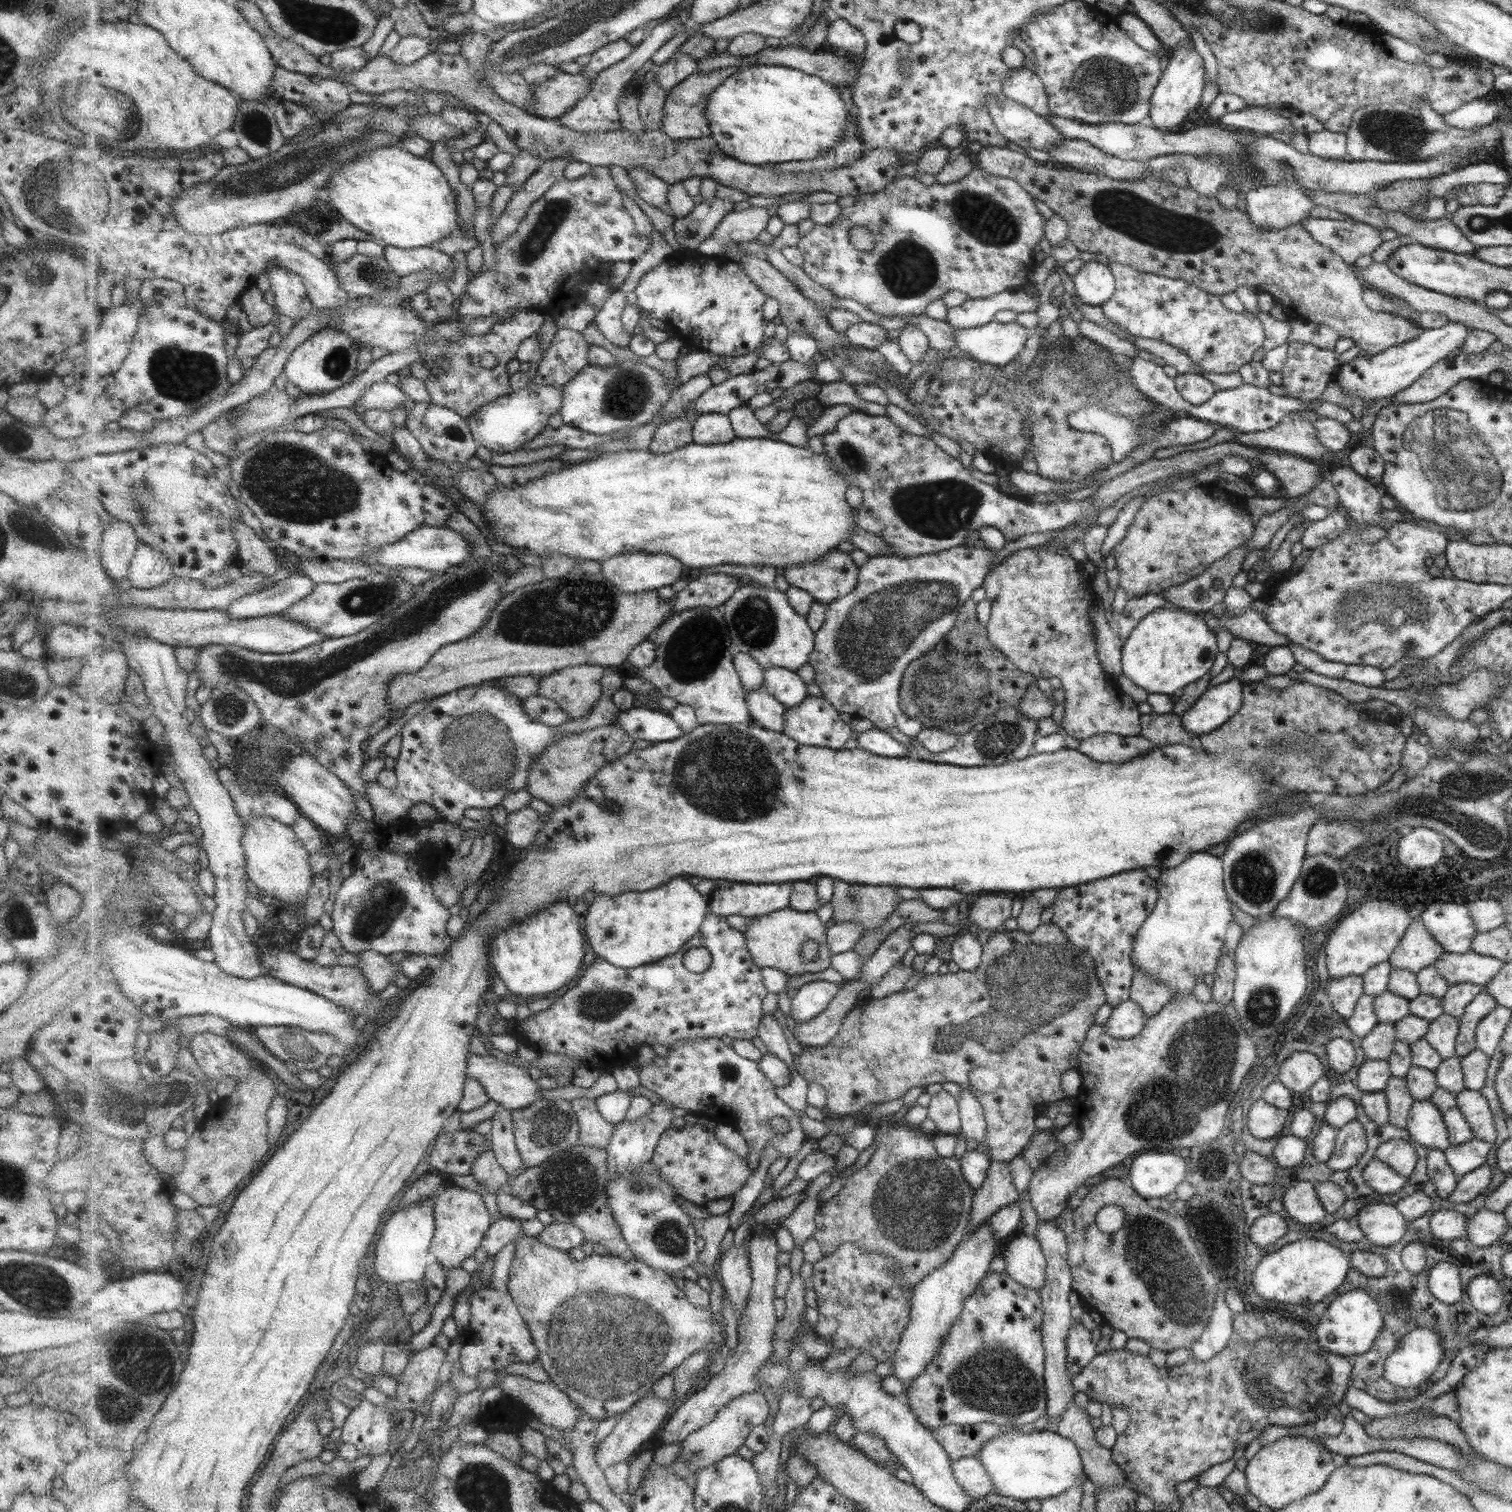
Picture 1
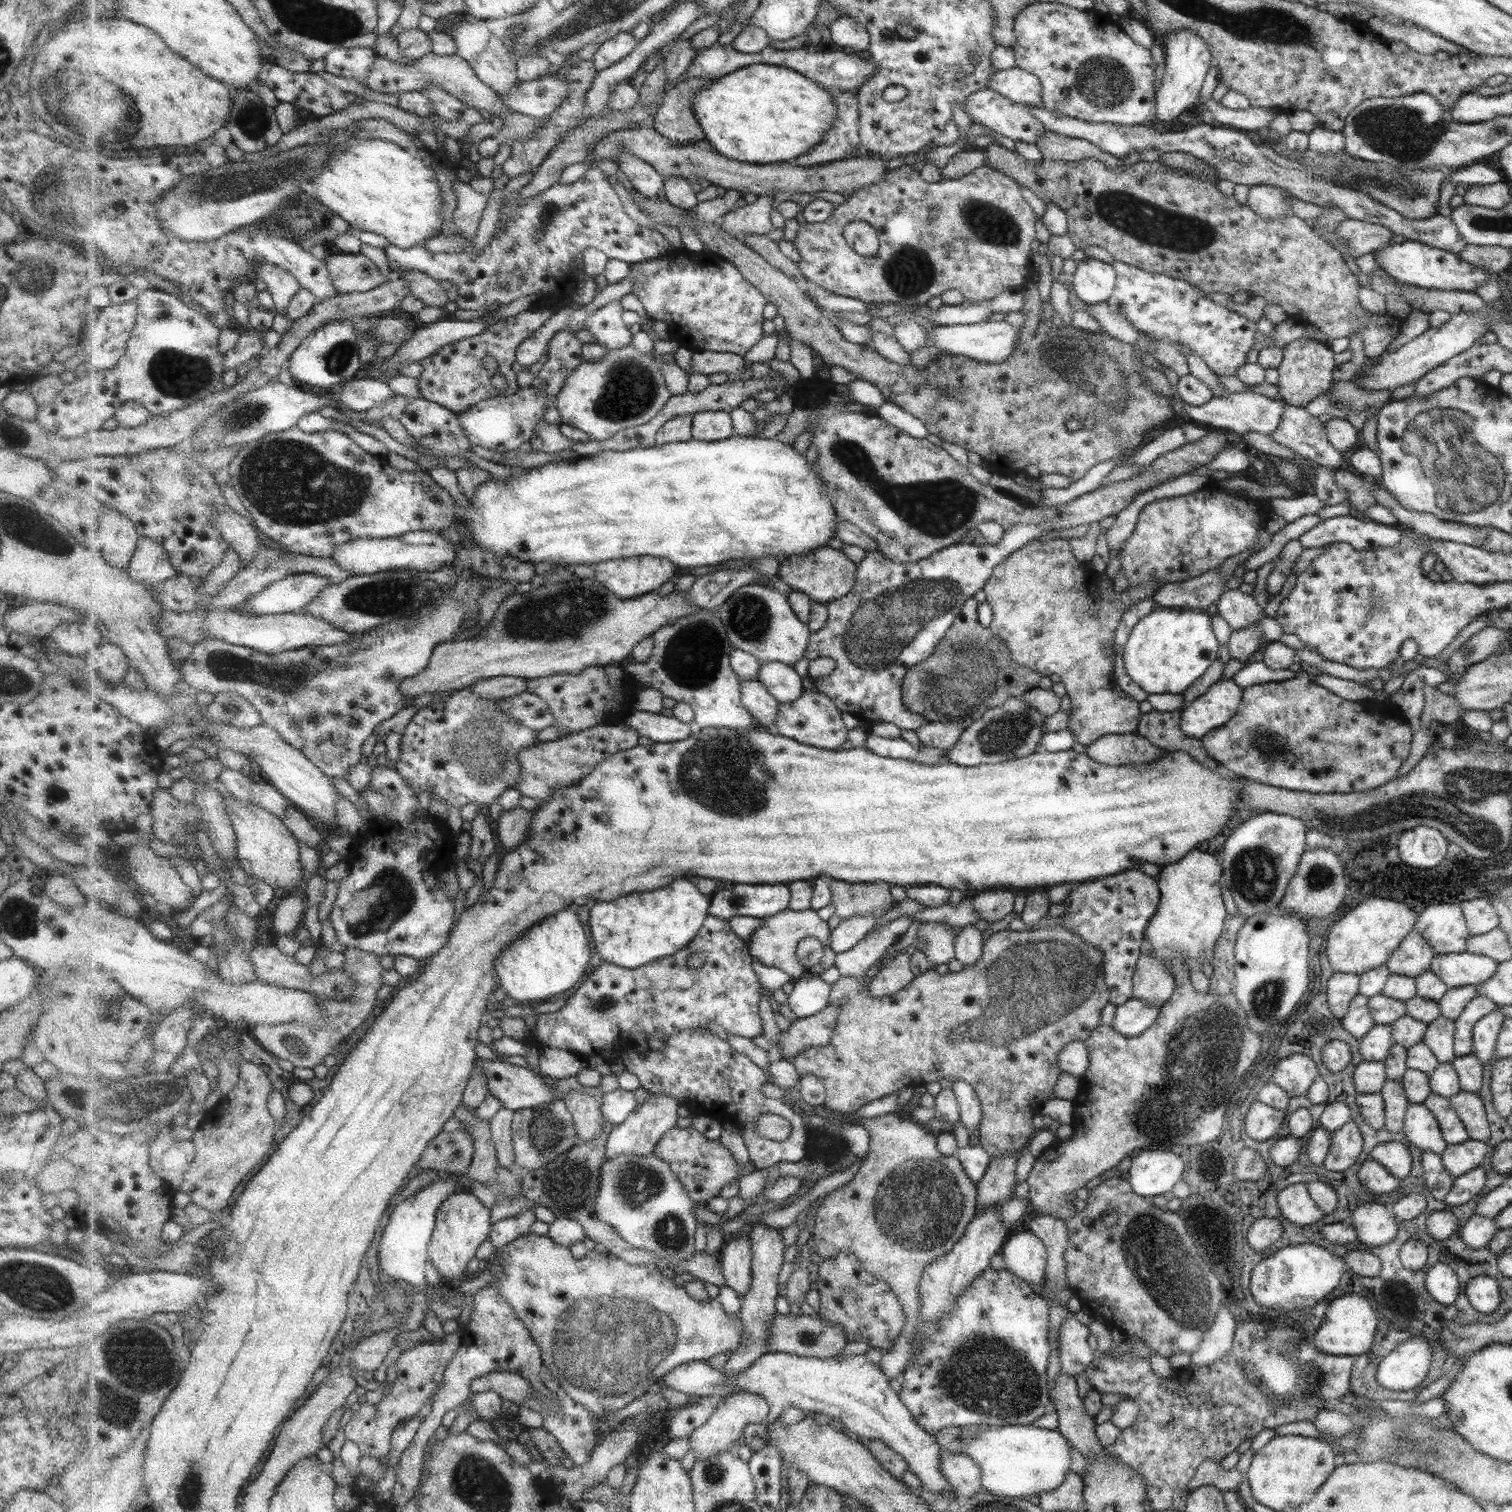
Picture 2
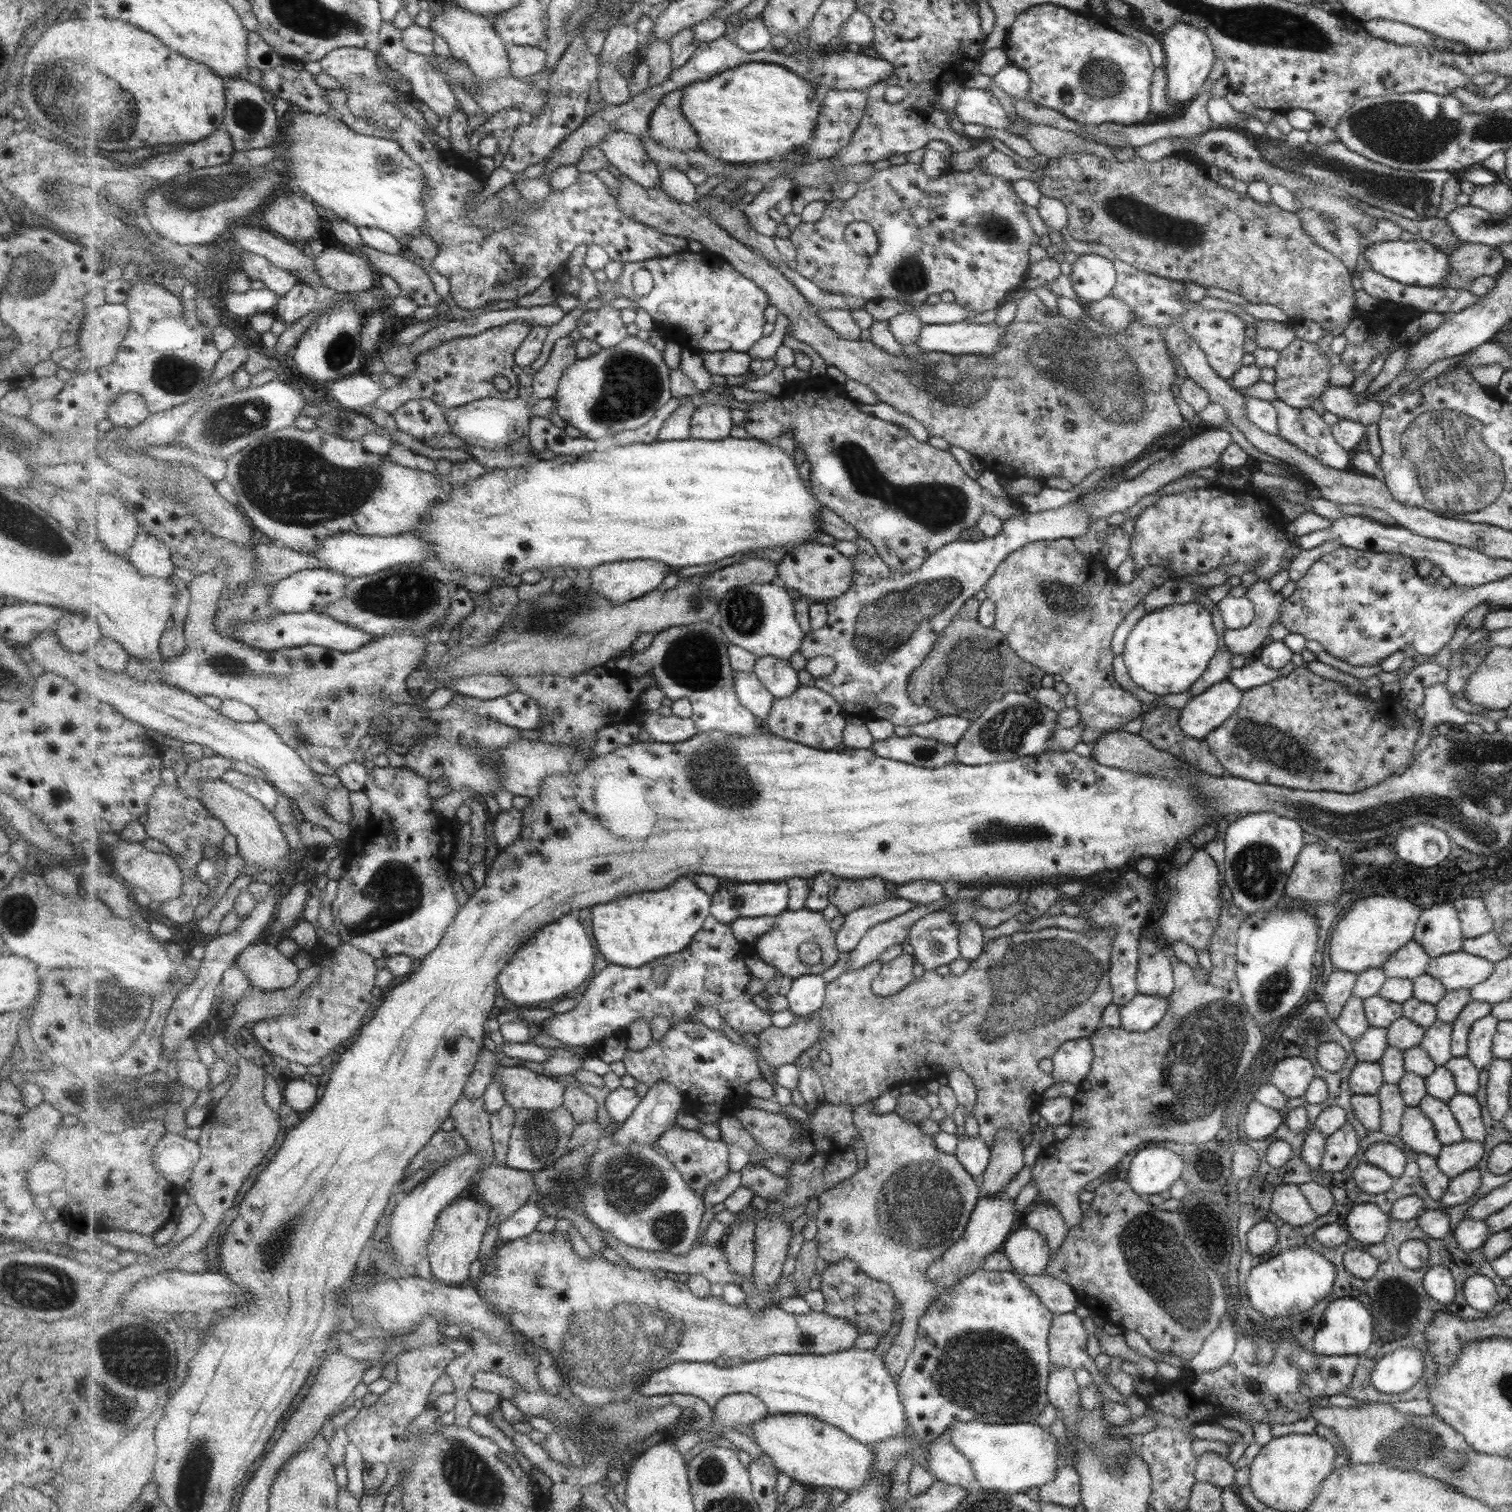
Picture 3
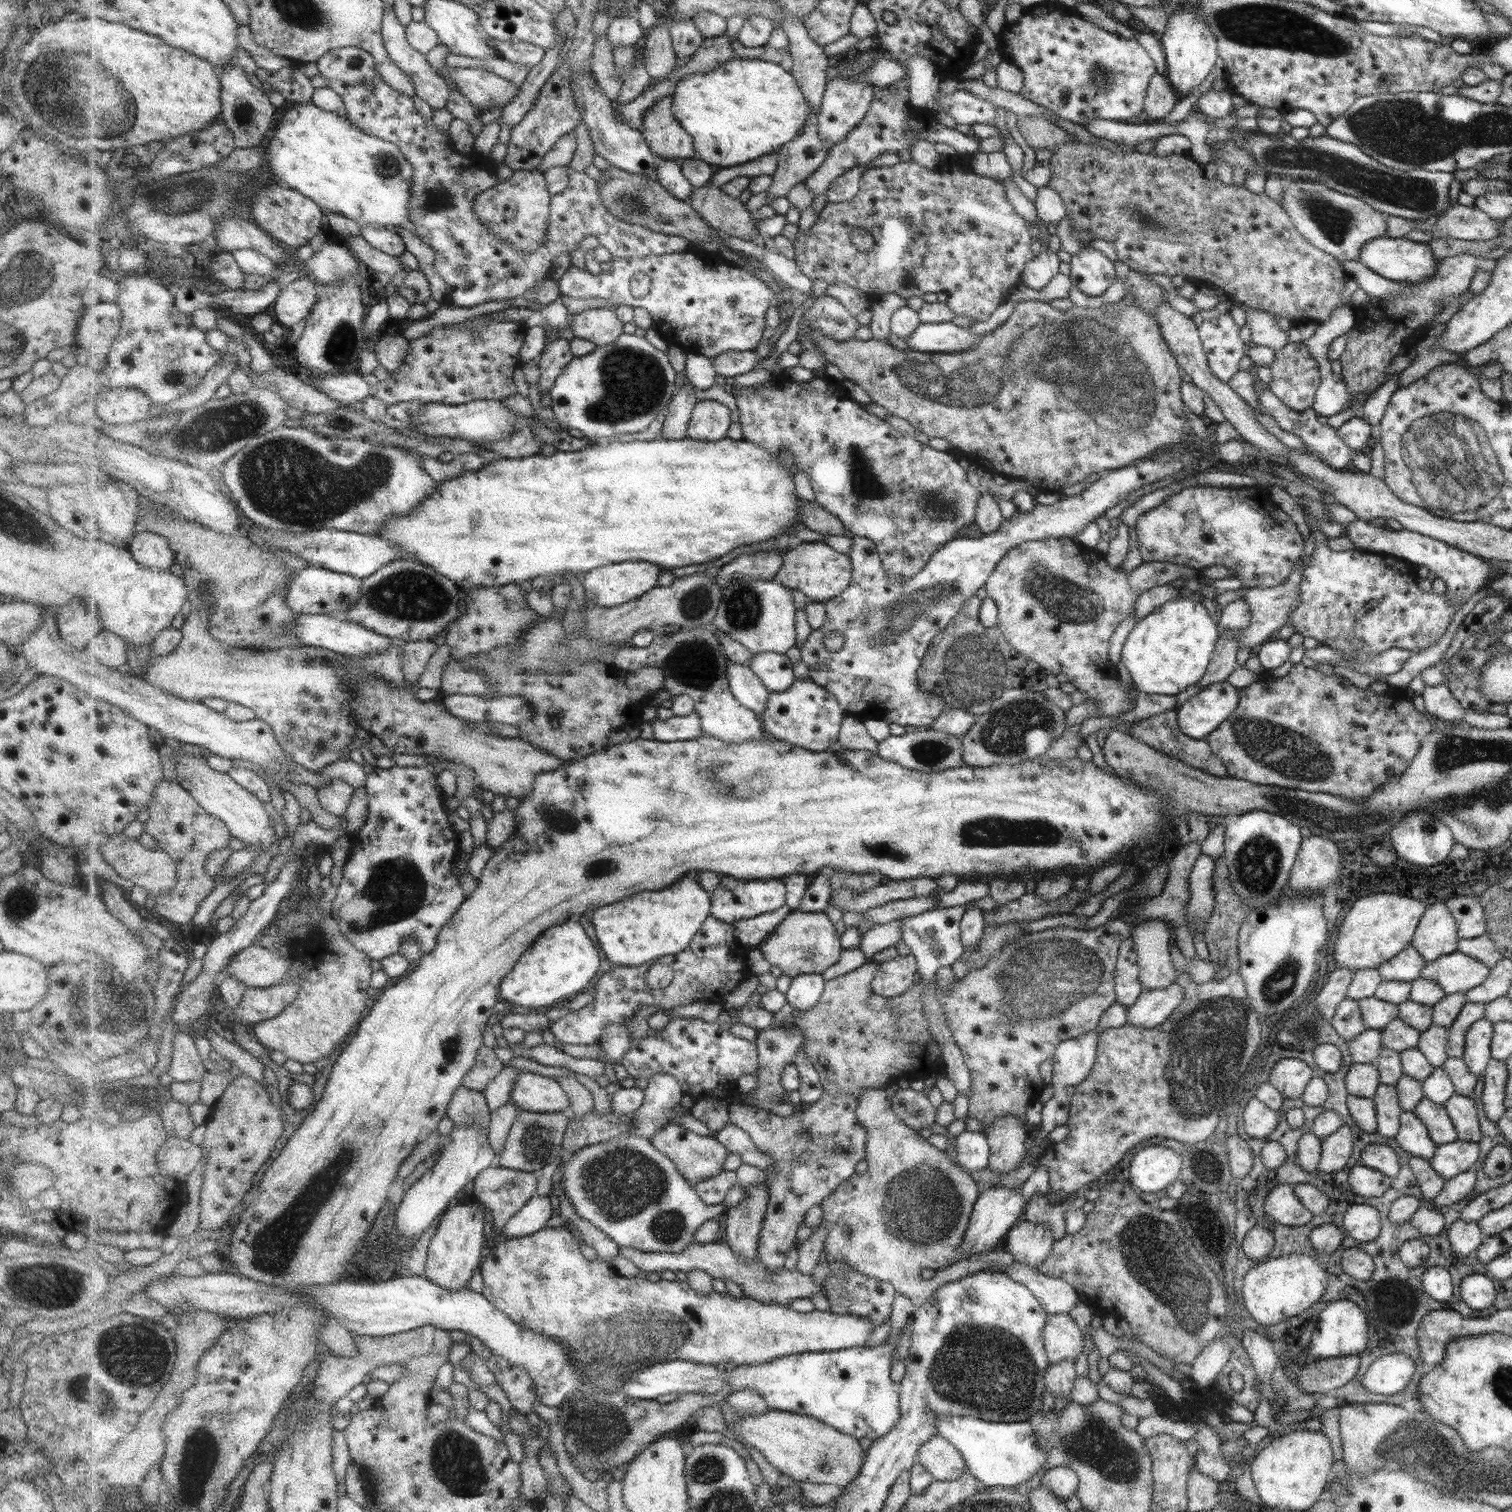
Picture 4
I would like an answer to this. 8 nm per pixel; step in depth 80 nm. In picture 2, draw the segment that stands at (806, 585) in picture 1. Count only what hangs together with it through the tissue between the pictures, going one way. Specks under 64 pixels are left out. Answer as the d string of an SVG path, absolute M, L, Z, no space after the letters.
M829 546L812 550L805 554L795 554L787 558L780 566L779 578L790 588L791 592L807 594L814 603L831 603L847 597L857 584L858 563L849 558L842 549Z

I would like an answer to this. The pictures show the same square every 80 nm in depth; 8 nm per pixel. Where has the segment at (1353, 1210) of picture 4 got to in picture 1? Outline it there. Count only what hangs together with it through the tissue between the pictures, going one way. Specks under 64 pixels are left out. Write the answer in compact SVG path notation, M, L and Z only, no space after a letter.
M1387 1204L1363 1206L1355 1217L1364 1236L1363 1242L1374 1248L1395 1244L1407 1224L1398 1208Z

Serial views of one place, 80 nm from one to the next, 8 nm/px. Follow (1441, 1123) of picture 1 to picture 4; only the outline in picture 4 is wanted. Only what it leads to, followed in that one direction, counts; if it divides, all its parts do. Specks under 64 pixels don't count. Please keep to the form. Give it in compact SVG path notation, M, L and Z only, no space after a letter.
M1401 1111L1398 1117L1400 1126L1394 1137L1395 1143L1411 1156L1429 1160L1433 1156L1436 1144L1429 1139L1423 1123L1412 1112Z

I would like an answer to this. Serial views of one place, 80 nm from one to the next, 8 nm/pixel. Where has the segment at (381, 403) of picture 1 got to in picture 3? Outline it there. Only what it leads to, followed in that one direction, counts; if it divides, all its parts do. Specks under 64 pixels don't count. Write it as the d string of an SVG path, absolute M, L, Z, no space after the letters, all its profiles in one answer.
M351 375L327 384L333 400L358 412L365 411L385 394L381 382L371 380L369 375Z

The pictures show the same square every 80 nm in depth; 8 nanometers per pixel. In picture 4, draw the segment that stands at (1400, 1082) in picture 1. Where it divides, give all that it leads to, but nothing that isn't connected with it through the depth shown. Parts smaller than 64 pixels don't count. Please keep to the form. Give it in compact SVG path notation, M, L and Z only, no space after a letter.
M1379 1084L1372 1100L1378 1120L1375 1133L1386 1138L1394 1138L1399 1130L1398 1116L1402 1111L1397 1101L1395 1088Z

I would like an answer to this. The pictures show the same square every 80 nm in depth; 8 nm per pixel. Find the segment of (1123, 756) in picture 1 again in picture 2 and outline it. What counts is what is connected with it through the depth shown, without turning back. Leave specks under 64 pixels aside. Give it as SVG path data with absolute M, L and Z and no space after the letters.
M1136 733L1107 734L1085 746L1085 754L1109 766L1147 764L1162 757L1163 750Z

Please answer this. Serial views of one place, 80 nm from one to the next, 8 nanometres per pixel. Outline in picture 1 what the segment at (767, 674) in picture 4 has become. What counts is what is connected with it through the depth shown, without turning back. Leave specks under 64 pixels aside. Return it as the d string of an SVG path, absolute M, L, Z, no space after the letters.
M775 665L765 671L764 679L765 690L779 699L779 702L787 708L801 704L801 701L809 696L806 682L798 671Z

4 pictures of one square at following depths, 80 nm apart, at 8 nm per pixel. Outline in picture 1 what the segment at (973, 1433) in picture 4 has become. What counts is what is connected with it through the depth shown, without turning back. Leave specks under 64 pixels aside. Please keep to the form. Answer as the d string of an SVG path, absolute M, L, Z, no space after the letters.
M1053 1429L1033 1431L1027 1434L1019 1431L999 1433L997 1437L993 1437L983 1444L975 1457L985 1469L994 1492L1018 1501L1035 1500L1035 1498L1040 1501L1042 1498L1053 1497L1065 1492L1071 1485L1077 1485L1079 1488L1081 1485L1083 1470L1078 1447L1071 1442L1071 1439L1063 1438Z

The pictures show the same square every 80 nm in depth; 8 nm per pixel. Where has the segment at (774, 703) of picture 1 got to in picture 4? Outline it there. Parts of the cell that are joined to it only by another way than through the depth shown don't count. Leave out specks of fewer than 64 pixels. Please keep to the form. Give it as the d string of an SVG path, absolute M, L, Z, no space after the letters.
M729 660L727 676L730 679L731 692L743 706L760 714L767 710L772 692L750 666Z

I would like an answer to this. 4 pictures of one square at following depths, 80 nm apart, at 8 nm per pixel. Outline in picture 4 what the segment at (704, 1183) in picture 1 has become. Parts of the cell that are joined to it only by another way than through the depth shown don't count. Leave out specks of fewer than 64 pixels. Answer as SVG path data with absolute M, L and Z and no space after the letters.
M676 1122L668 1124L663 1130L659 1130L650 1142L655 1148L666 1154L682 1171L682 1175L693 1185L699 1184L705 1178L712 1178L723 1172L723 1164L725 1164L730 1150L725 1147L716 1137L699 1136L683 1126L679 1126Z

